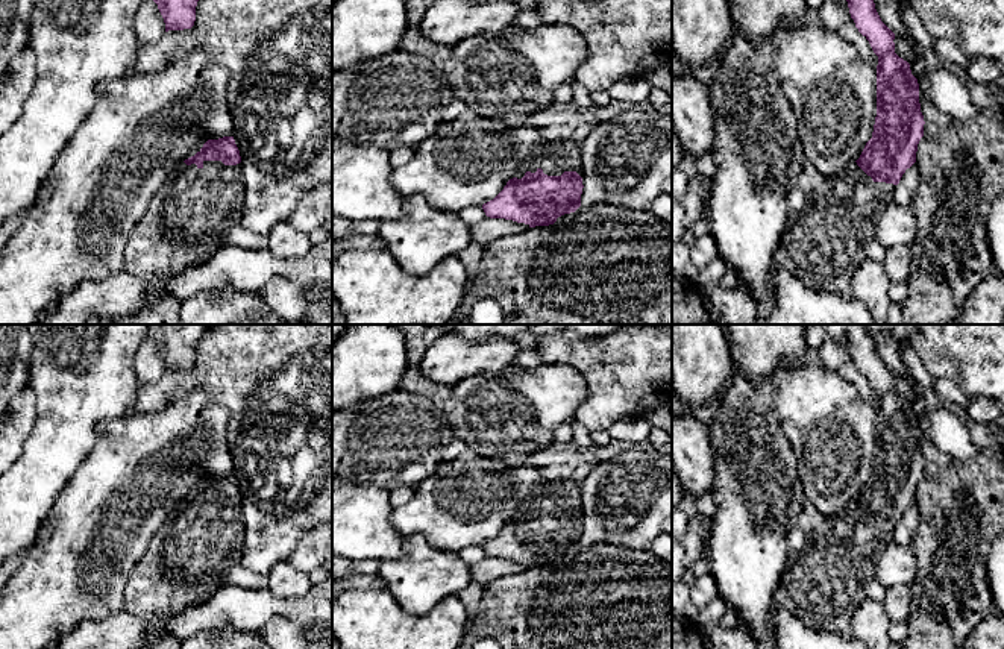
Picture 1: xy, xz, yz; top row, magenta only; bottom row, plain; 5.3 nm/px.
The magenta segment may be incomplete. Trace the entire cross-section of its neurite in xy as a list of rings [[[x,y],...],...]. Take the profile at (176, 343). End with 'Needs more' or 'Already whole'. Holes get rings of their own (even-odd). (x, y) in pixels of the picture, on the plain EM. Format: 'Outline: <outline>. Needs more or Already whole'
Outline: [[[150,324],[147,335],[158,344],[165,372],[191,368],[196,346],[209,324]]]. Already whole

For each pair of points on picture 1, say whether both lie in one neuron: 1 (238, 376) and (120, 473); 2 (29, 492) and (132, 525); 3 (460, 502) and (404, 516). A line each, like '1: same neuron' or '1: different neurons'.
1: different neurons
2: different neurons
3: same neuron

